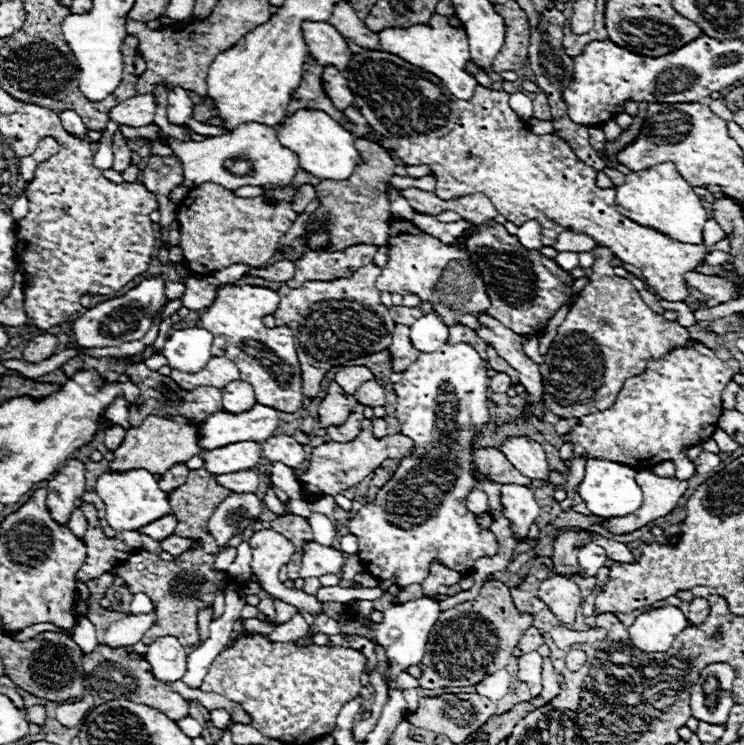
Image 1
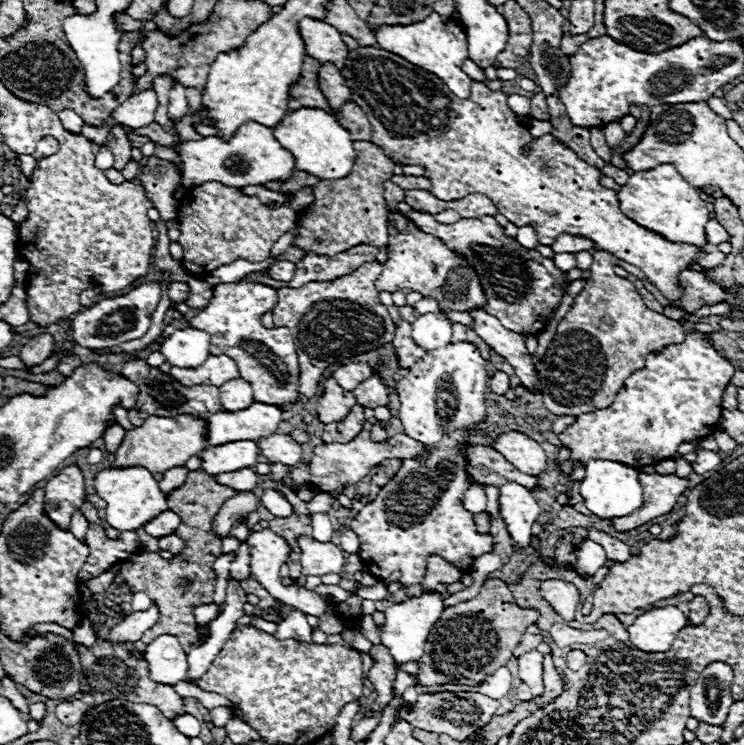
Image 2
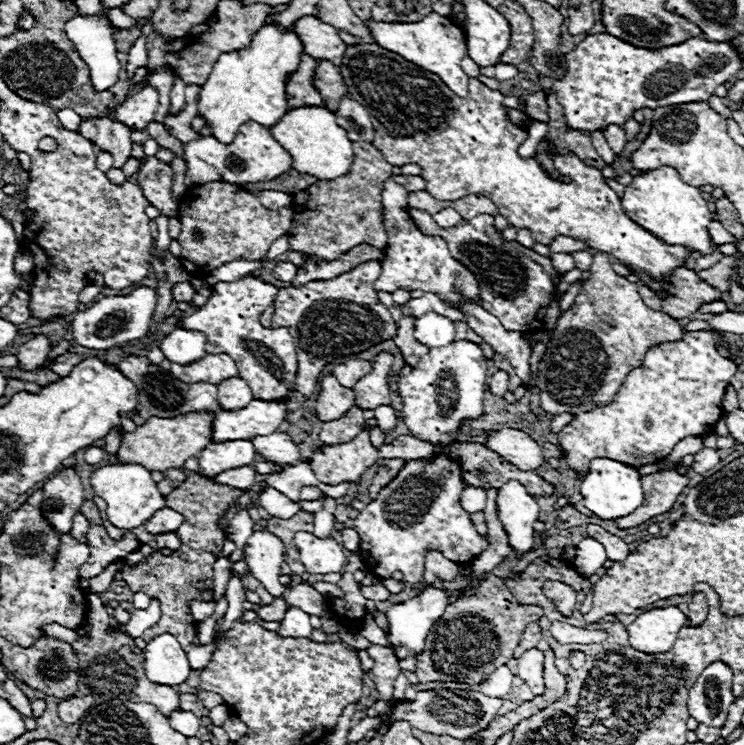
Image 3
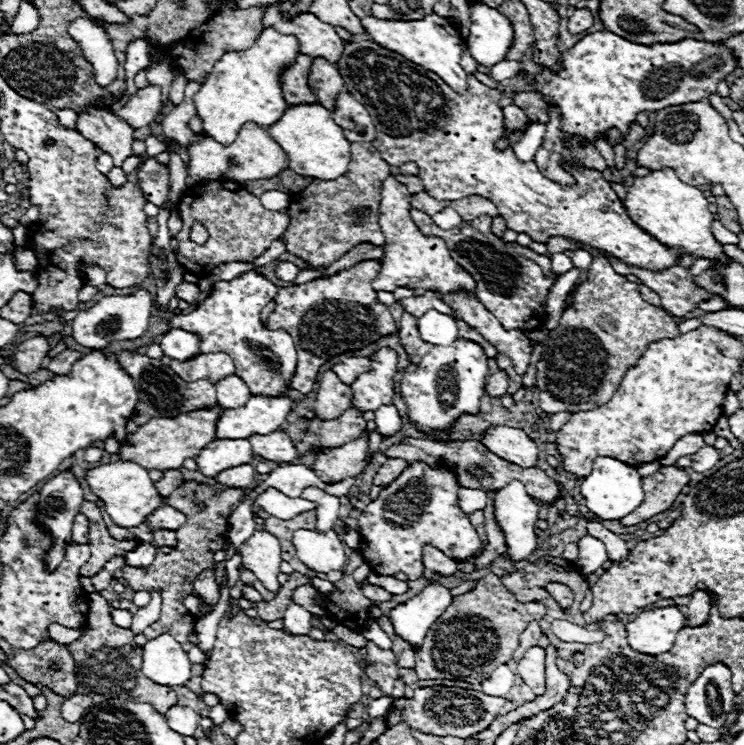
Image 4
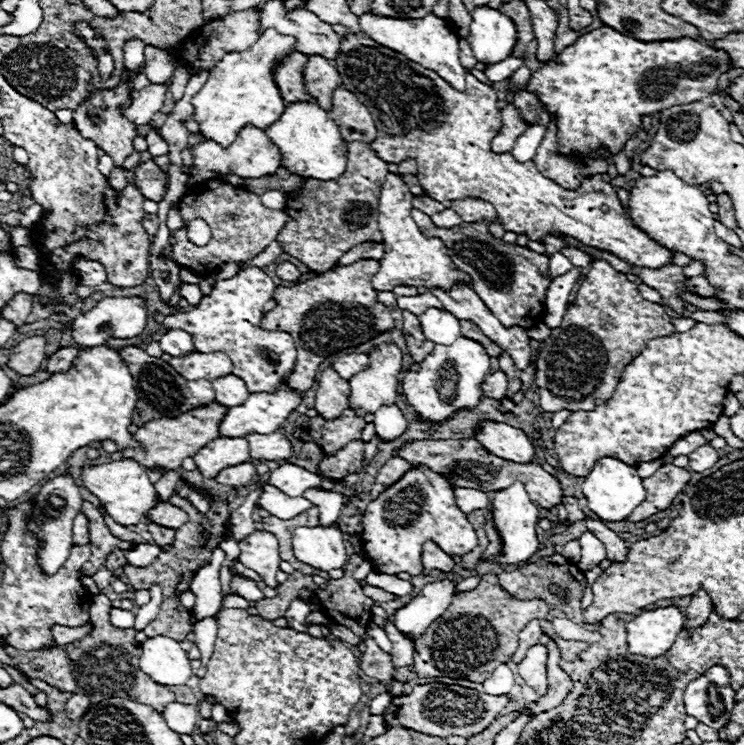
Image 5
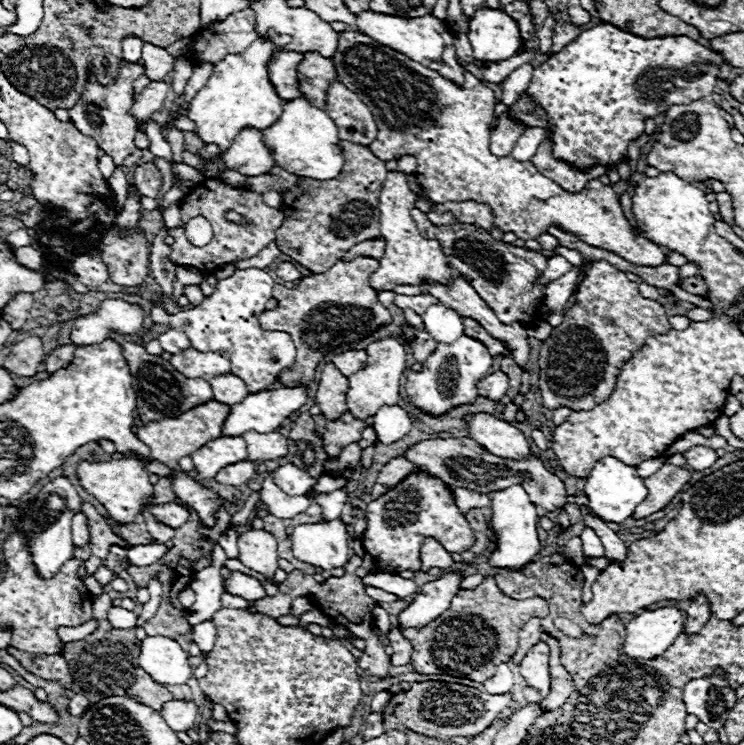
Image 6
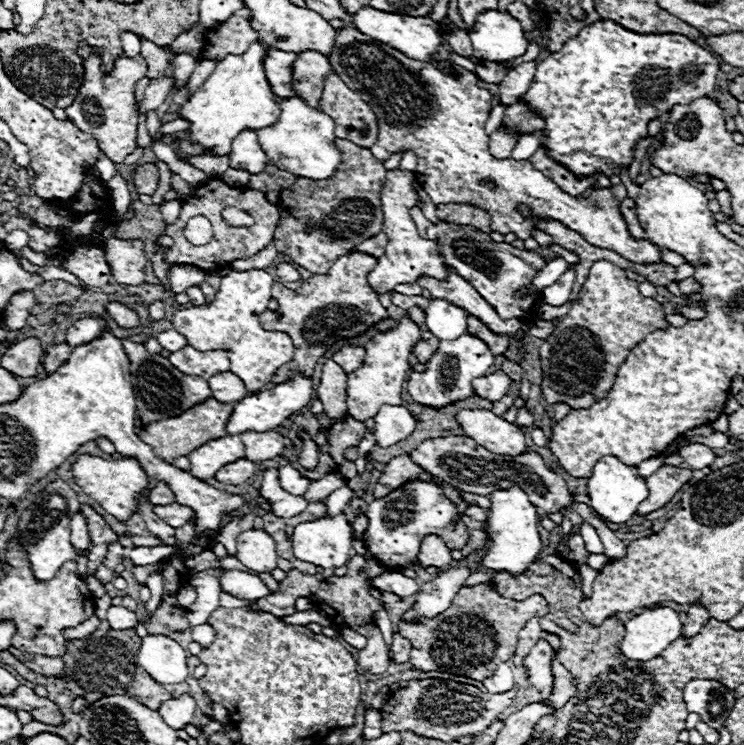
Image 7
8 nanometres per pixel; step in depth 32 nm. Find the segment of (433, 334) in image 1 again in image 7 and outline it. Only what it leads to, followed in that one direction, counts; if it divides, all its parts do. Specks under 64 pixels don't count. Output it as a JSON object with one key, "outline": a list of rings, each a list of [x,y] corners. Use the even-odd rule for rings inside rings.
{"outline":[[[434,298],[426,308],[426,326],[440,340],[452,340],[466,332],[470,314],[448,300]]]}

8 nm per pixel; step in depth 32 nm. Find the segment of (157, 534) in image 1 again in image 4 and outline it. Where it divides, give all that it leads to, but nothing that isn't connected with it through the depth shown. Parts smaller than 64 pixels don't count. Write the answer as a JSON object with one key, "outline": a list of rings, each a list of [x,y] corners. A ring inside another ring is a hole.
{"outline":[[[162,504],[160,508],[156,508],[148,518],[148,526],[150,528],[166,528],[166,530],[178,530],[184,522],[186,522],[186,514],[182,514],[180,510]]]}

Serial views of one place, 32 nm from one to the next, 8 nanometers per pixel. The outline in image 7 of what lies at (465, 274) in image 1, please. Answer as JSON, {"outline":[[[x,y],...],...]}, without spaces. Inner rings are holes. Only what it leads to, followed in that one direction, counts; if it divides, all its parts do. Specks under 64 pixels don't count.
{"outline":[[[388,170],[386,182],[382,186],[380,198],[384,206],[384,232],[388,234],[388,246],[384,256],[378,258],[378,264],[368,272],[368,284],[376,294],[392,292],[396,284],[414,284],[420,274],[428,274],[432,278],[446,278],[448,266],[444,264],[436,242],[420,238],[414,220],[410,218],[408,210],[418,202],[418,194],[414,190],[416,174],[408,170]]]}

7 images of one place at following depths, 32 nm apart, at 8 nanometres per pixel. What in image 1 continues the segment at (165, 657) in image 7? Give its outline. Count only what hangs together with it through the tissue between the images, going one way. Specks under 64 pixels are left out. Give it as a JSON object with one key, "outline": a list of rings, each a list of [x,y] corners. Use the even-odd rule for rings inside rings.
{"outline":[[[162,636],[148,644],[146,660],[152,666],[152,676],[164,684],[182,680],[188,670],[186,652],[174,636]]]}

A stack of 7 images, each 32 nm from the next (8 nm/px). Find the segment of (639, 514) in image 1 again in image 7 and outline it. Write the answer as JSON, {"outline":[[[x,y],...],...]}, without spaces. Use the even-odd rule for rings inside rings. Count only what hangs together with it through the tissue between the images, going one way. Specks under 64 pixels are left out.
{"outline":[[[662,466],[660,470],[656,470],[652,476],[646,478],[650,494],[640,504],[638,514],[646,516],[648,512],[662,508],[690,478],[692,478],[692,470],[680,470],[676,466]]]}

